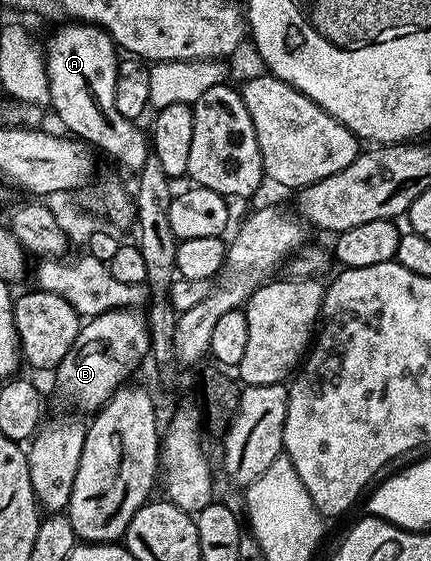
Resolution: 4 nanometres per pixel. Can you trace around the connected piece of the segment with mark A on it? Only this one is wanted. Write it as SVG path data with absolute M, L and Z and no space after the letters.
M70 22L47 41L46 71L49 74L52 110L57 110L64 130L98 152L106 151L121 167L141 172L151 153L151 143L134 120L115 109L115 81L119 48L102 27Z

